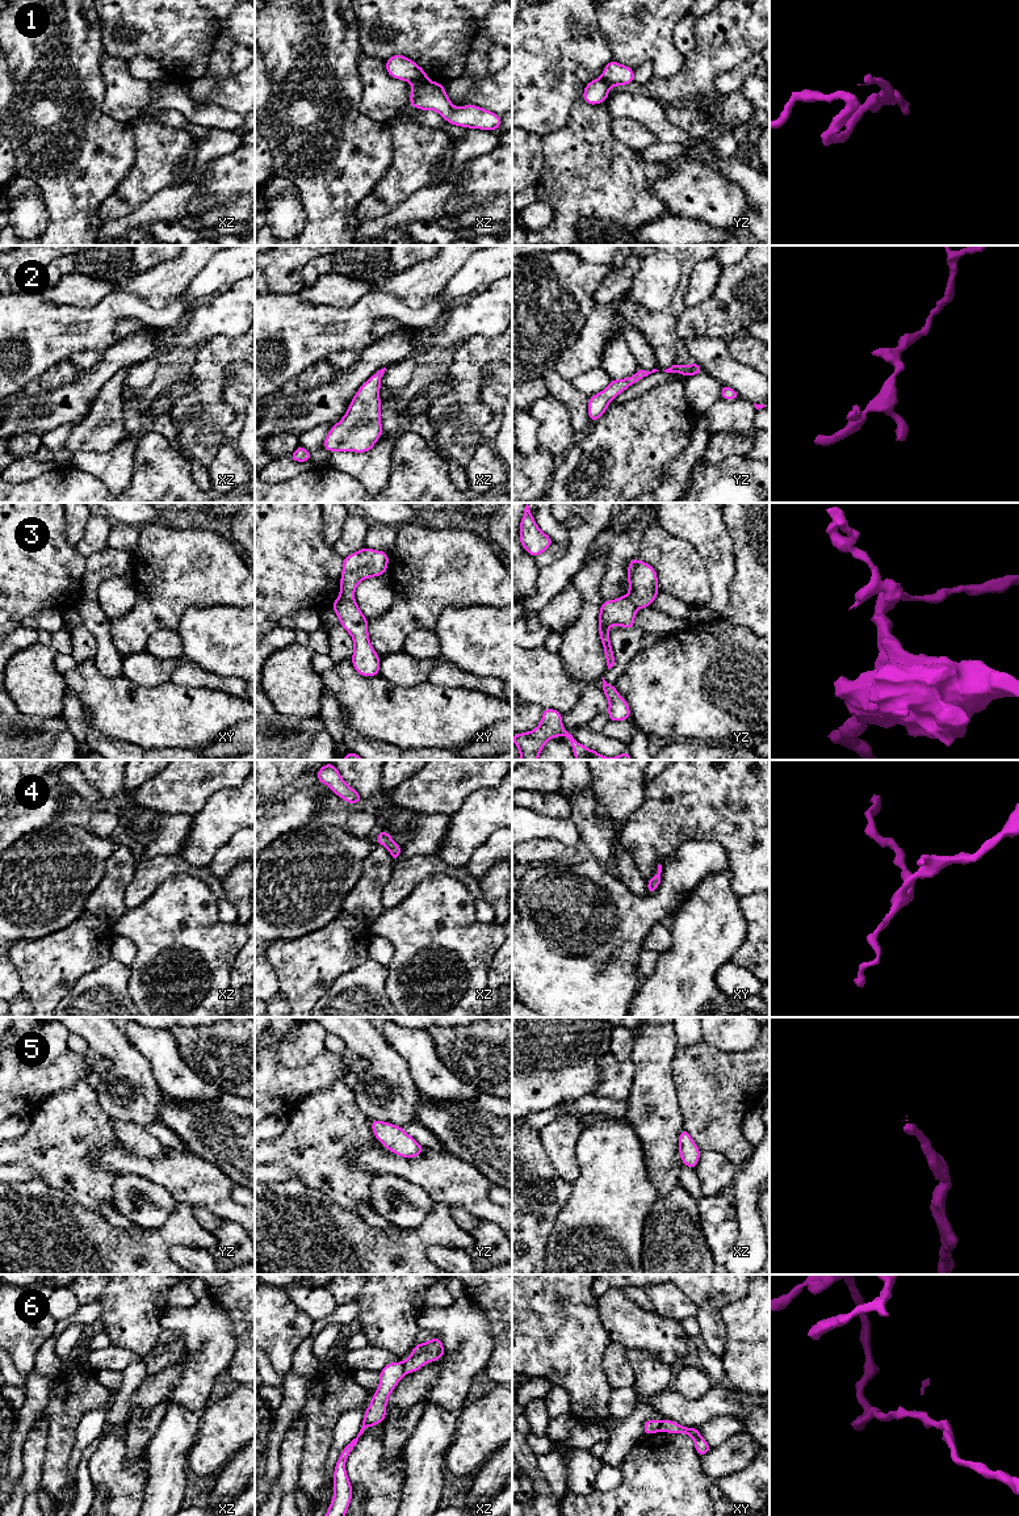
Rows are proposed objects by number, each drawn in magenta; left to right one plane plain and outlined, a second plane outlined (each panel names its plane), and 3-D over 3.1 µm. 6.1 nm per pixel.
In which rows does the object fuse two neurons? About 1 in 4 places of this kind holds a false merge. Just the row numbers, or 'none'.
1, 3, 6

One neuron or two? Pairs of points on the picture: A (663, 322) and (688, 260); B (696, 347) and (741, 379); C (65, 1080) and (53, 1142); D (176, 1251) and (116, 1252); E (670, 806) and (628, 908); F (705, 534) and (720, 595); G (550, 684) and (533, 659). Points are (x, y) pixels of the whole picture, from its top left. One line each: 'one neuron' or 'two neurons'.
A: one neuron
B: one neuron
C: two neurons
D: two neurons
E: two neurons
F: one neuron
G: one neuron

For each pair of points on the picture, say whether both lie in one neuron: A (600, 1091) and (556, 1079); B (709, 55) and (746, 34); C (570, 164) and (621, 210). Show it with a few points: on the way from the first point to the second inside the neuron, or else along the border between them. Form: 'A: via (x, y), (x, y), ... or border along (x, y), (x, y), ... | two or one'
A: border along (600, 1059), (600, 1083), (591, 1092) | two
B: via (718, 49), (737, 34) | one
C: via (583, 169), (611, 197) | one

